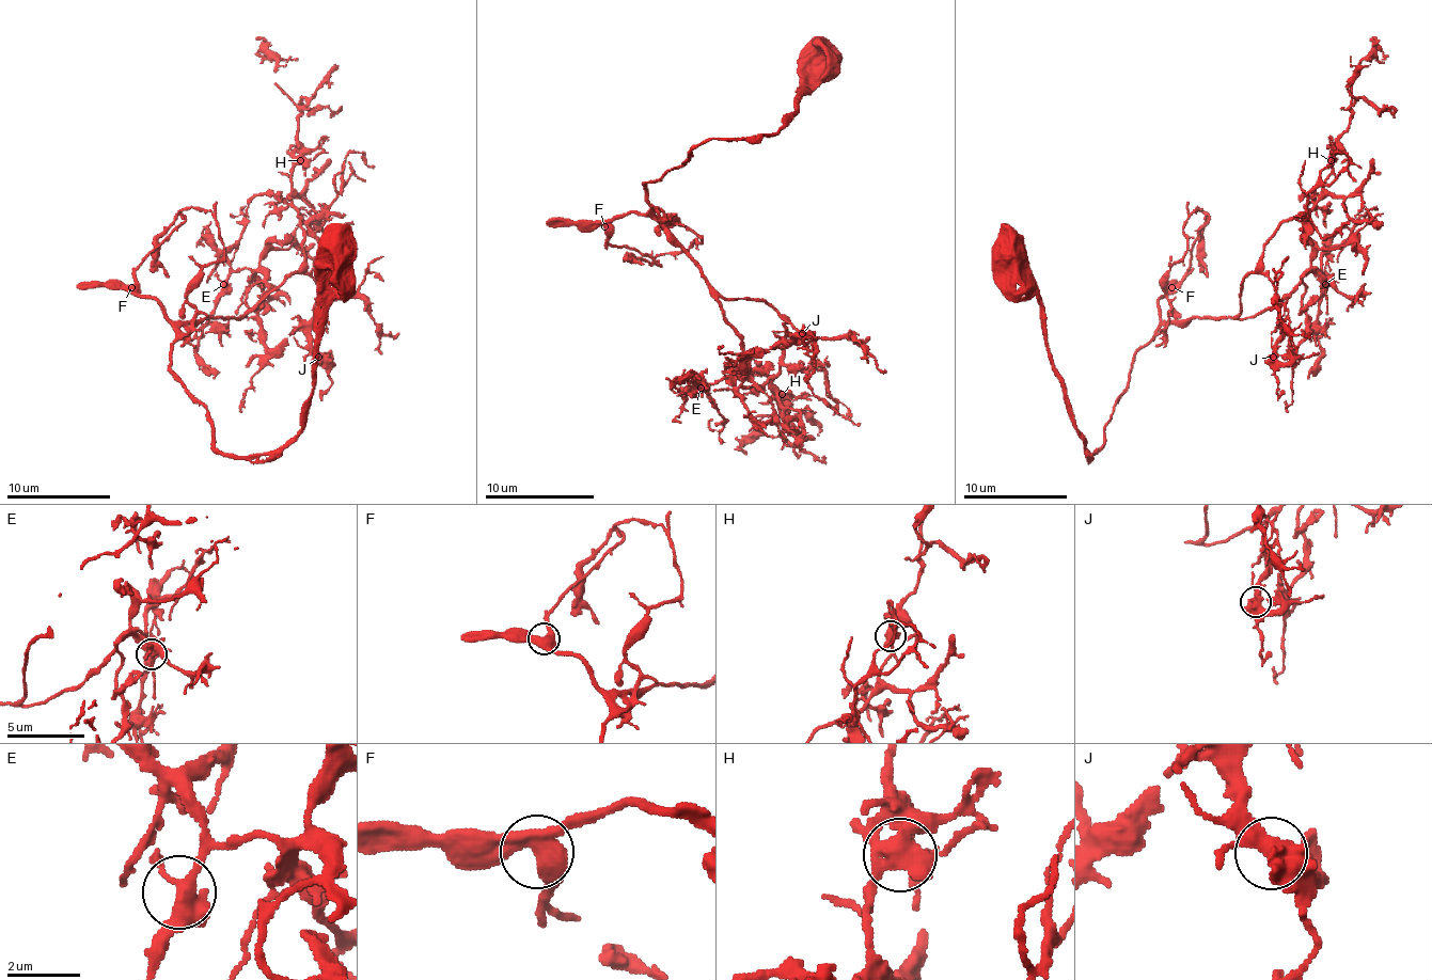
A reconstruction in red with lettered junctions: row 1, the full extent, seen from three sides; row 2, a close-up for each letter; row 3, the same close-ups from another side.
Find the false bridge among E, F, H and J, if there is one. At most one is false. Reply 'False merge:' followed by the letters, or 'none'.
False merge: none

